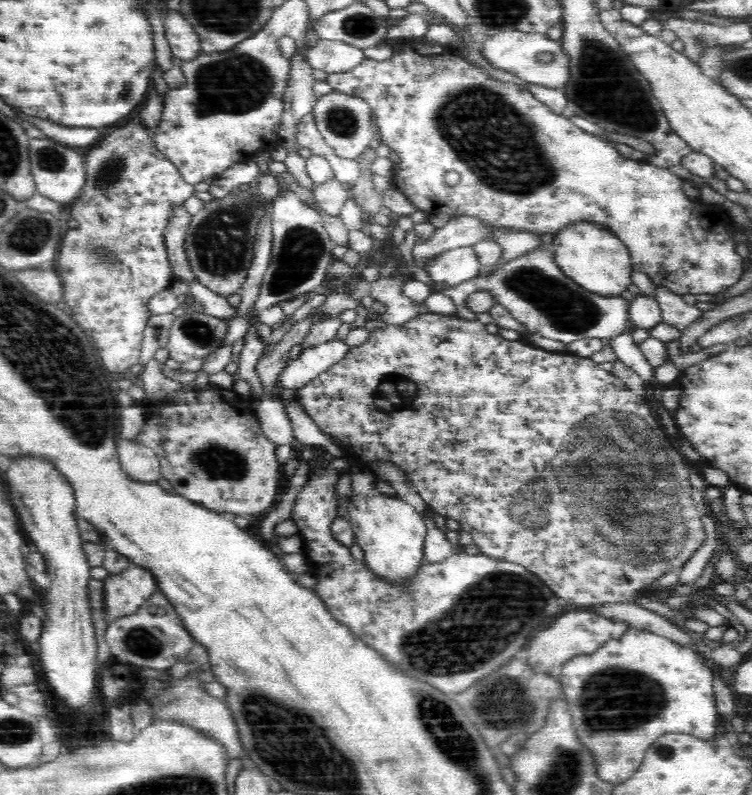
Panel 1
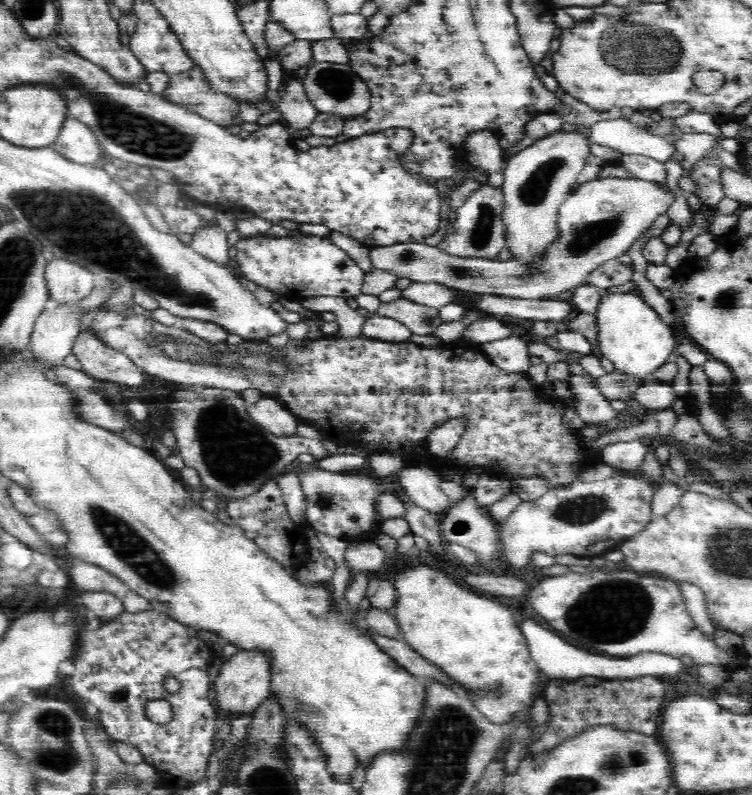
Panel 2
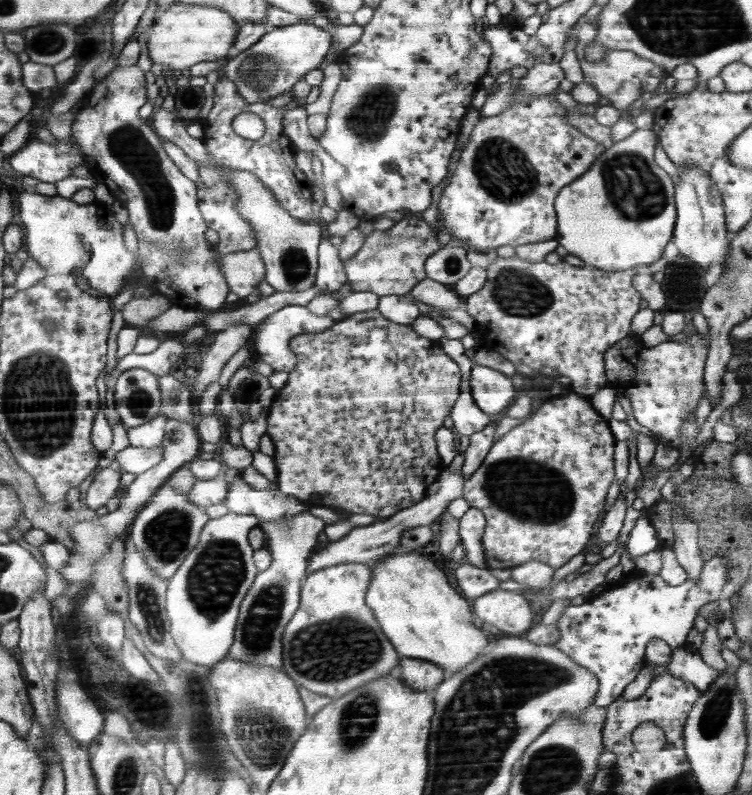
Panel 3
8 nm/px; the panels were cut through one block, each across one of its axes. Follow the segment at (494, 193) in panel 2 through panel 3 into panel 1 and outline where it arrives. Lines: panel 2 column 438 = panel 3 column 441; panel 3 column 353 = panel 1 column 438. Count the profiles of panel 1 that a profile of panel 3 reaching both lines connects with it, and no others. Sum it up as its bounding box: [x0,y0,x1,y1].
[424,247,482,293]

